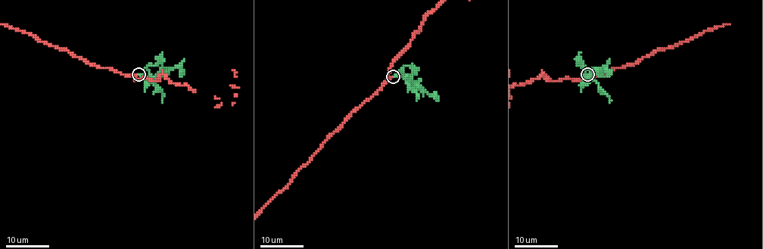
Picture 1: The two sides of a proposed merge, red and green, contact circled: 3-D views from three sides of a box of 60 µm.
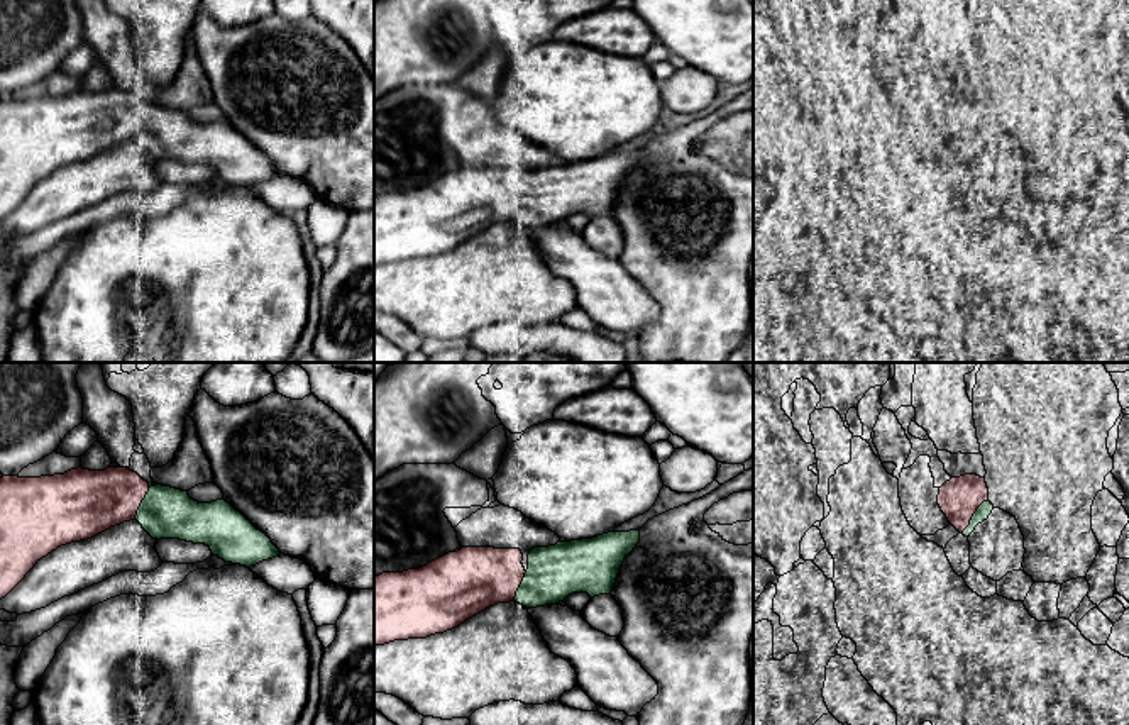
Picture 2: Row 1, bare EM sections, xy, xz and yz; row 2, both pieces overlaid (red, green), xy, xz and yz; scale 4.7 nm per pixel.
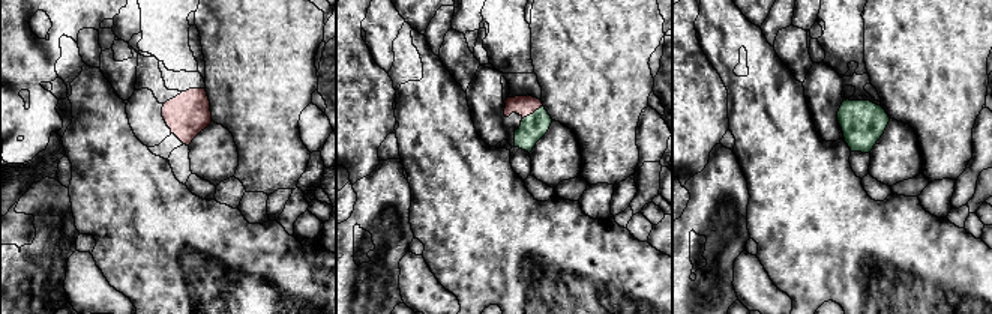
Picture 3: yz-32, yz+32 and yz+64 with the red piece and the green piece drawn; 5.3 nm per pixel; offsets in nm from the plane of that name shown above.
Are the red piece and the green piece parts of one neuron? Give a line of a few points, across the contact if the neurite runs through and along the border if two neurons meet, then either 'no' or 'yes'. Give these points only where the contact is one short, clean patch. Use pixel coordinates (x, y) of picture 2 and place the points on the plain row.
yes

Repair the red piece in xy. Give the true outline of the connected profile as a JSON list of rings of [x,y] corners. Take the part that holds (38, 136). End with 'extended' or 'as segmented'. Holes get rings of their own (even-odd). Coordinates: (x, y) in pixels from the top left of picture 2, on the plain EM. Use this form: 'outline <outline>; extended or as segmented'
outline [[[127,88],[0,98],[0,220],[47,174],[137,141],[152,159],[205,164],[245,188],[281,176],[271,159],[225,120],[198,124],[188,112],[151,107]]]; extended

